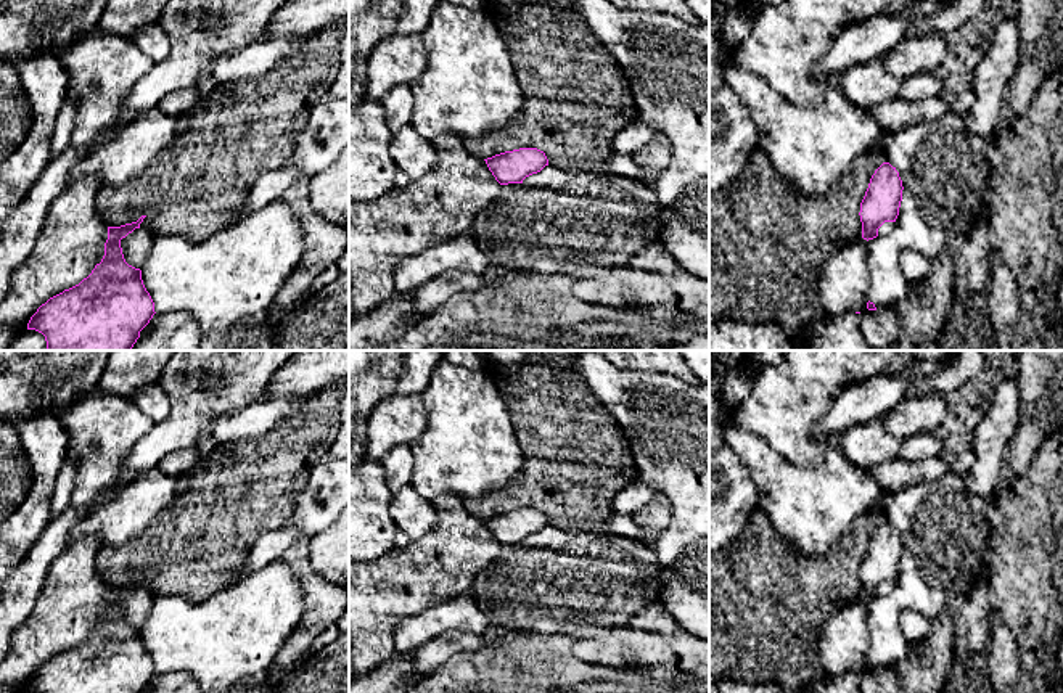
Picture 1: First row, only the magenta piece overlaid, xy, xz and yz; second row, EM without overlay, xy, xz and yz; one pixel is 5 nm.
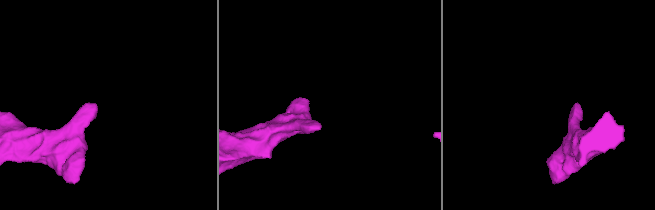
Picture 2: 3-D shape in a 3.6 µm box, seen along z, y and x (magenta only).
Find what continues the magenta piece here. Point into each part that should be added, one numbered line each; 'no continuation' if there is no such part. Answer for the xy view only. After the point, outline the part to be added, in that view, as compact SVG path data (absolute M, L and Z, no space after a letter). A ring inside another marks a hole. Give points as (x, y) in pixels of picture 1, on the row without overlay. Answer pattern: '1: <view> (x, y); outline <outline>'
no continuation

